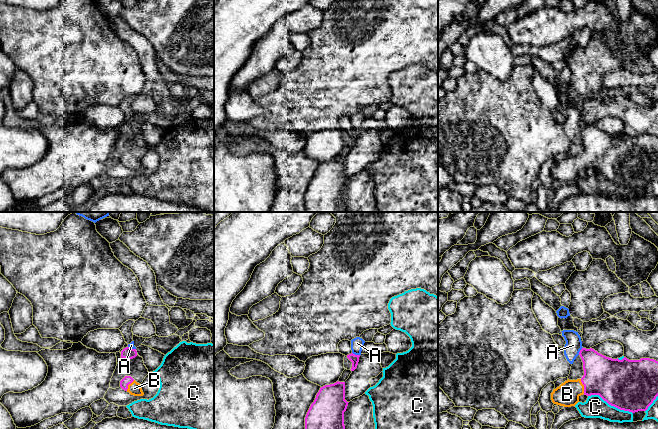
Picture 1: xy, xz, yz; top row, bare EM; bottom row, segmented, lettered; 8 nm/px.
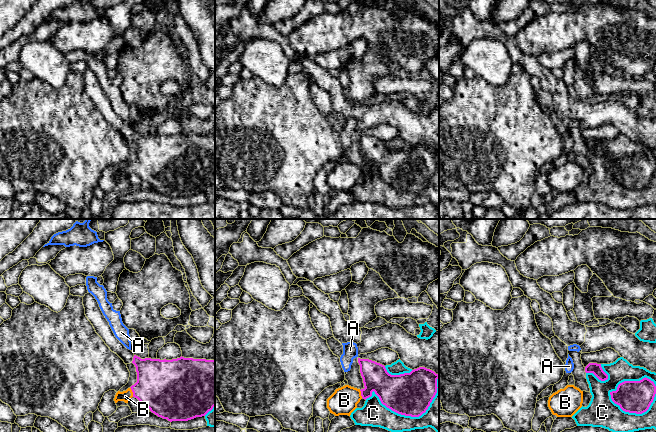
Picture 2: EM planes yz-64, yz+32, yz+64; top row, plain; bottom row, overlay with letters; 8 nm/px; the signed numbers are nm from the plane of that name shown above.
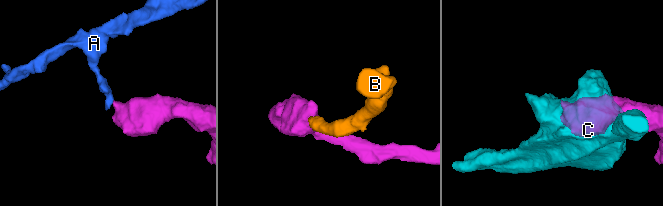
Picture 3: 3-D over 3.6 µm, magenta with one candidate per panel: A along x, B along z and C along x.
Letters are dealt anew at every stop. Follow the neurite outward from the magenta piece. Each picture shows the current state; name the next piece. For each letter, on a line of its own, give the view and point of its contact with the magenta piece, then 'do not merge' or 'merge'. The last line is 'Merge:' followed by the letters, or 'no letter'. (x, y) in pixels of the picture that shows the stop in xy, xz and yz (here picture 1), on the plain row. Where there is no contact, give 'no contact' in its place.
A: contact xz (356, 131); do not merge
B: contact yz (584, 162); merge
C: contact yz (610, 180); do not merge
Merge: B

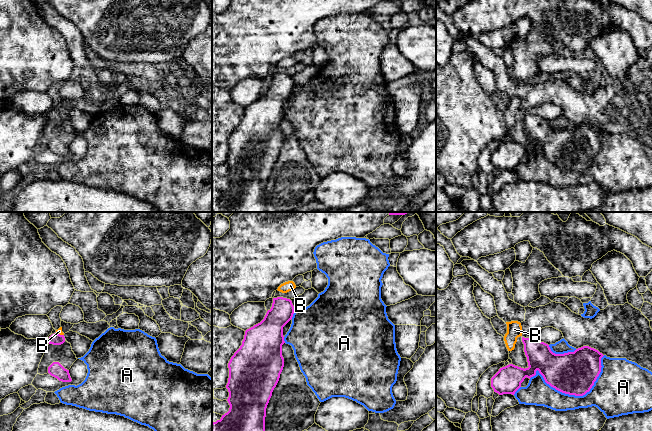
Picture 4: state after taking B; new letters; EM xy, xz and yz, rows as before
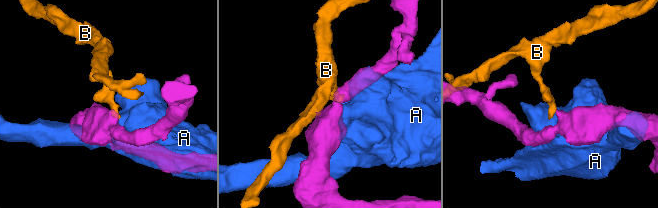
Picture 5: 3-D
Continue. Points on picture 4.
A: contact yz (574, 170); do not merge
B: contact xy (59, 110); do not merge
Merge: no letter

